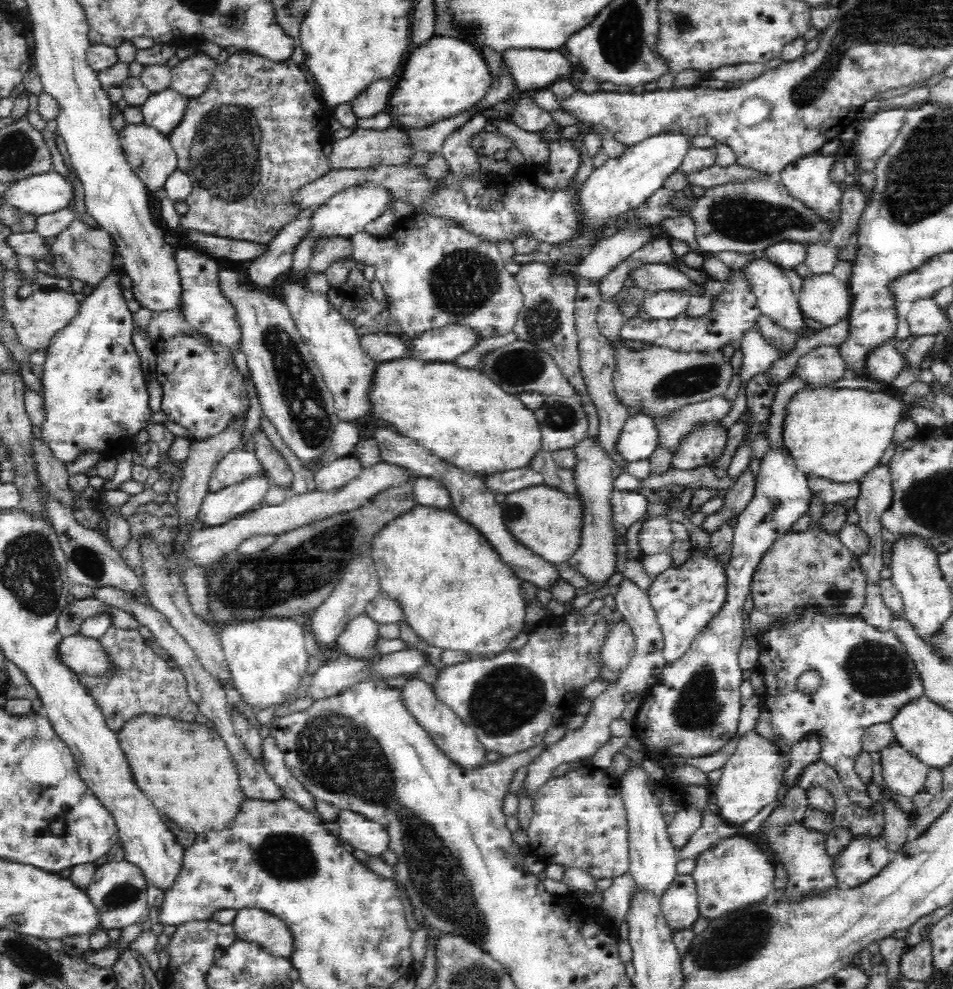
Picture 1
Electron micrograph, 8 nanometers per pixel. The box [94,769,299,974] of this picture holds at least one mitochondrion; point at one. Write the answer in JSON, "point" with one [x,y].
{"point":[124,894]}

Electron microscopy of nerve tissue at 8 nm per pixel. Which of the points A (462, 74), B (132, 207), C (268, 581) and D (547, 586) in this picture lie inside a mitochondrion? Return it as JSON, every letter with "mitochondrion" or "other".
{"A":"other","B":"other","C":"mitochondrion","D":"other"}

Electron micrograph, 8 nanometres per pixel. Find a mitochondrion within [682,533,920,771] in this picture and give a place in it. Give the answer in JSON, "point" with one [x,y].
{"point":[874,668]}

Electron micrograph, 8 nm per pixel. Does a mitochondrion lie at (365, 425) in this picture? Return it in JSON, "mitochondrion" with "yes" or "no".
{"mitochondrion":"no"}

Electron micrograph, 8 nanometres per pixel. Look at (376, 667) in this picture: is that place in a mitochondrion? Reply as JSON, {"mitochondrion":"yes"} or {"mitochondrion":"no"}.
{"mitochondrion":"no"}

